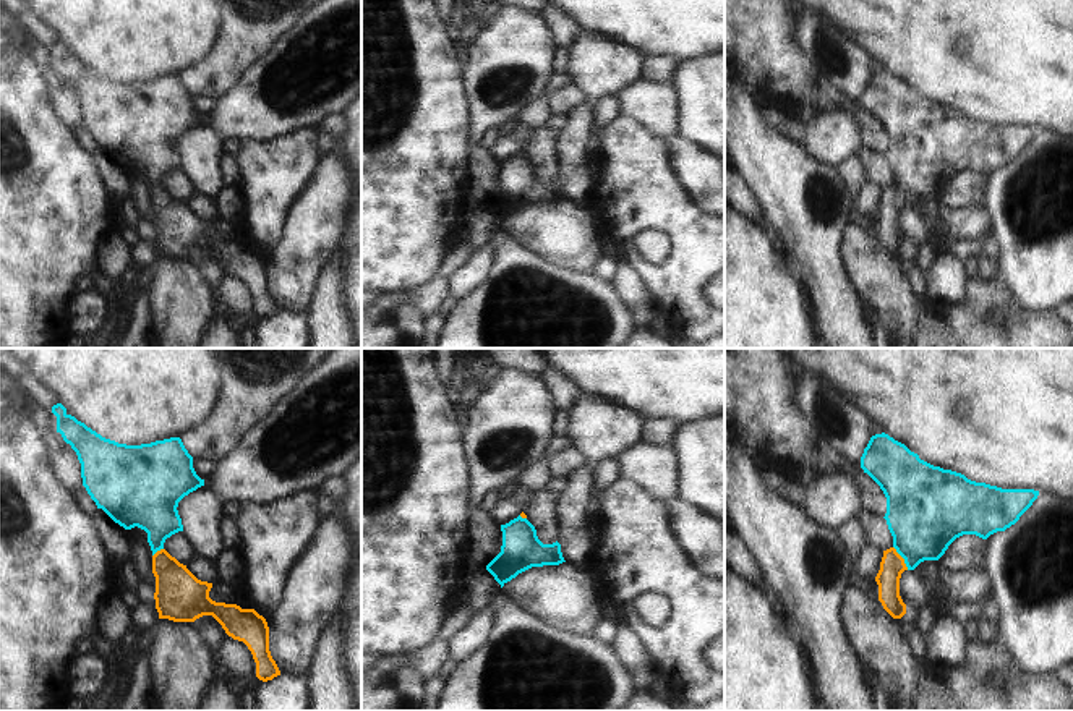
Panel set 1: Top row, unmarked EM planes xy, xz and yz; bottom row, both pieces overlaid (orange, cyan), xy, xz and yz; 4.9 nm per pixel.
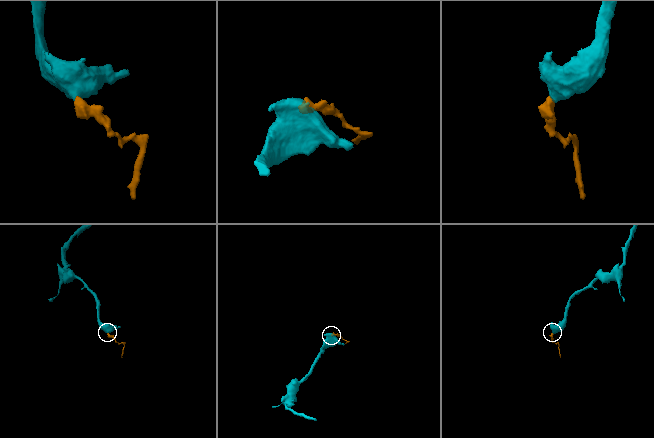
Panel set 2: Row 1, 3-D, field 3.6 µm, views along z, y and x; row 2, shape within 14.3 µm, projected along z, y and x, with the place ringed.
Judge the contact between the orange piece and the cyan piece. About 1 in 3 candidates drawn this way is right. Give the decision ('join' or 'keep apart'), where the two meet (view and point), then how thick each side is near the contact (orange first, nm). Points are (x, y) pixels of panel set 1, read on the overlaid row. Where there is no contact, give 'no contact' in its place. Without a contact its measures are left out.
join | yz (902, 557) | 120/380 nm

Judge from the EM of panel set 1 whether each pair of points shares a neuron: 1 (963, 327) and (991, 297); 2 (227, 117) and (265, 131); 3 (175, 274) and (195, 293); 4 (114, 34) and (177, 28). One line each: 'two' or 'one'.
1: one
2: one
3: one
4: one

